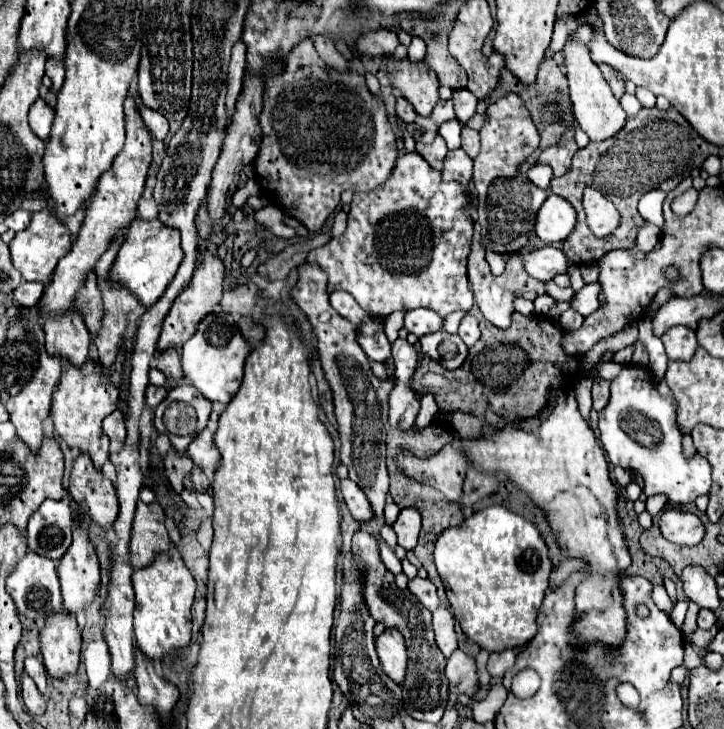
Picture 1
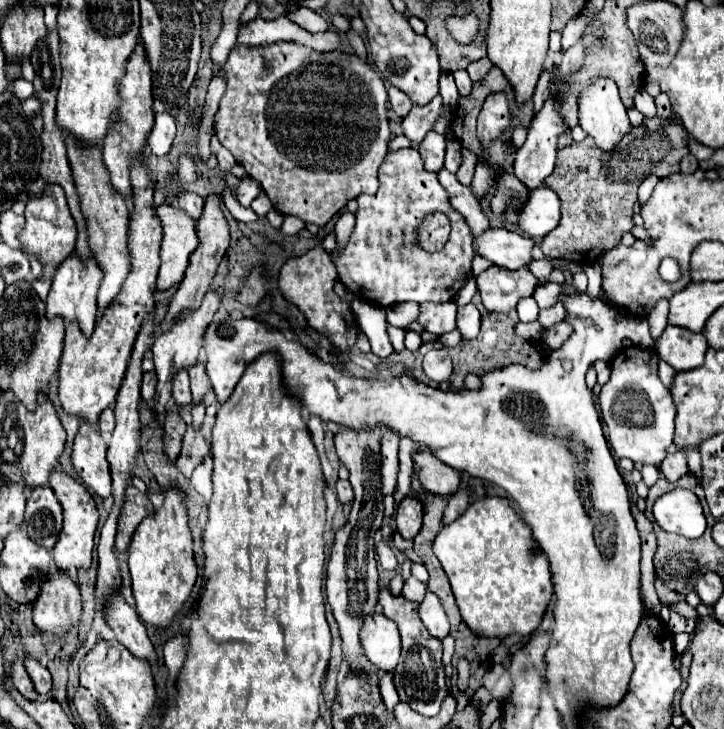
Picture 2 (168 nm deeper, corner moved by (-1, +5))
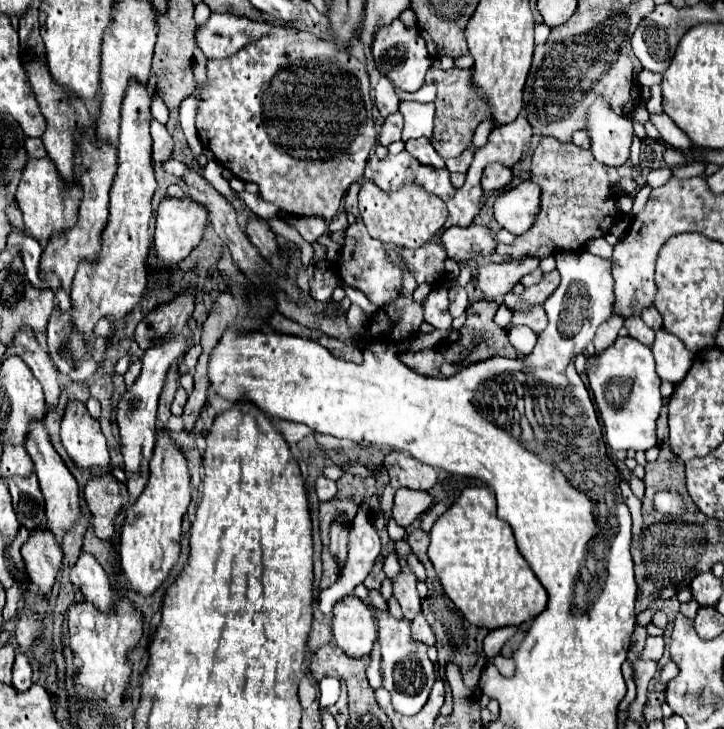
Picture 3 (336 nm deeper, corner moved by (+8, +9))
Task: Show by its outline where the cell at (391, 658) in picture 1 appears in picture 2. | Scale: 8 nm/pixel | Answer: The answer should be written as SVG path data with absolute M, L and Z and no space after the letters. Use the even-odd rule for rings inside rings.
M384 614L366 616L366 624L362 626L362 646L366 658L382 672L392 672L400 658L400 632L394 622L390 622Z

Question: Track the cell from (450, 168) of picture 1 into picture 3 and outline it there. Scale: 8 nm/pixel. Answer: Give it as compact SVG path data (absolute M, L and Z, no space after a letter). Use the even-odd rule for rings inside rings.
M525 256L521 260L511 260L509 264L487 264L479 268L477 284L483 290L483 294L491 298L501 298L511 292L511 288L521 280L521 276L533 272L539 268L539 258Z

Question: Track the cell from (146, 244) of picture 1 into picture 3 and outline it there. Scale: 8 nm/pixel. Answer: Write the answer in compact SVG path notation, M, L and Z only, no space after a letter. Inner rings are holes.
M163 198L157 208L157 226L155 226L155 248L157 256L167 264L177 264L191 254L193 248L199 246L205 226L209 222L209 212L203 204L189 198Z

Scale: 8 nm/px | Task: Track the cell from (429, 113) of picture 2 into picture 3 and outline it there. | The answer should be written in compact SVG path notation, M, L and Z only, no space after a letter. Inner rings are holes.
M395 112L389 118L385 118L383 130L379 134L379 144L383 144L387 148L391 142L401 140L401 130L403 130L403 116L399 112Z

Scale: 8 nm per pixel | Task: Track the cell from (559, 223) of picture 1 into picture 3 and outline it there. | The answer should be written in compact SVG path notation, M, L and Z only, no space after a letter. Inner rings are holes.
M531 180L521 182L517 188L511 188L507 194L501 194L495 200L495 220L501 228L519 236L527 232L539 212L541 188Z

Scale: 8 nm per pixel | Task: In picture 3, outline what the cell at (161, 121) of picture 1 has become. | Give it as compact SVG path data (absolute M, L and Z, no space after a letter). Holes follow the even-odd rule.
M153 120L151 124L151 136L153 136L153 160L155 162L165 162L171 158L173 152L173 138L167 132L163 124Z

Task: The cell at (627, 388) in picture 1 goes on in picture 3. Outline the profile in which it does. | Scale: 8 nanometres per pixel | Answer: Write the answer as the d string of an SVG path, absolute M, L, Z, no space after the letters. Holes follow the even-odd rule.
M617 338L609 348L595 352L595 366L587 370L595 404L605 424L605 438L613 450L647 450L657 444L655 422L663 404L659 394L659 376L651 348L639 340Z

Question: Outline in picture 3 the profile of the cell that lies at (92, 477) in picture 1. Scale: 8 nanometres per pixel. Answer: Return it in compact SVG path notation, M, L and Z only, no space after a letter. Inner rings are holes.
M69 400L61 420L61 442L79 468L93 470L109 464L109 450L99 422L79 400Z

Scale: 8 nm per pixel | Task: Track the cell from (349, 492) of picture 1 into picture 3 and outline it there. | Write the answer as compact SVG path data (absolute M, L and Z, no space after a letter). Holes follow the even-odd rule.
M319 476L315 480L315 494L321 502L327 502L327 500L335 498L335 492L337 492L337 484L333 480L327 480L325 476Z

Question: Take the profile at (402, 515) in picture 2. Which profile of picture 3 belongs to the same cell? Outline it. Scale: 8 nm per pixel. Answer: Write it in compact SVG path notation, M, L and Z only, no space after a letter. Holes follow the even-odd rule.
M397 490L395 506L393 506L393 518L395 518L395 522L399 526L407 528L415 518L419 518L433 504L435 504L435 500L433 500L433 496L429 492Z

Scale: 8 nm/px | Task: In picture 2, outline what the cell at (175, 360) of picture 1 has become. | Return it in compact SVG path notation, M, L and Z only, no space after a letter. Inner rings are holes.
M182 368L172 380L172 398L176 400L176 404L180 408L190 404L190 400L192 400L192 396L190 396L190 380L188 380L188 370L186 368Z

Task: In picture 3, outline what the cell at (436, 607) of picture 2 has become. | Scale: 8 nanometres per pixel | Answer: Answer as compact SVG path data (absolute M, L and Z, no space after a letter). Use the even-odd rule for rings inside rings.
M399 556L399 564L401 564L401 570L393 578L393 596L401 604L405 618L413 620L413 616L417 616L417 612L421 610L421 600L417 594L417 578L409 570L407 560L403 556Z

